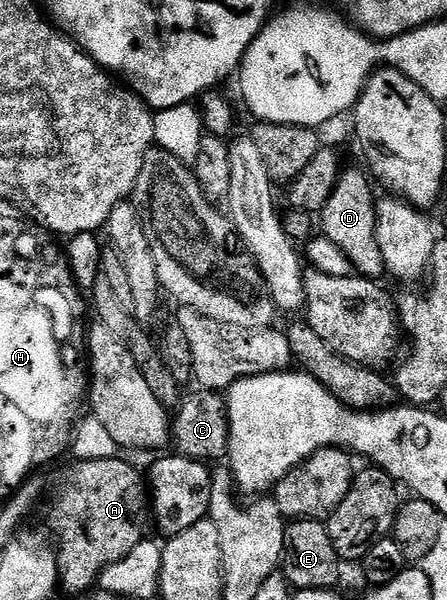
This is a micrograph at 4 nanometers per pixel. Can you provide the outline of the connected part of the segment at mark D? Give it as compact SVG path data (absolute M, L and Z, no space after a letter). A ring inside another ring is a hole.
M344 168L340 172L332 194L329 195L328 202L321 212L323 218L321 233L333 243L337 243L337 247L341 247L342 253L347 256L352 270L358 276L379 279L384 276L385 270L375 230L377 196L375 197L371 191L372 178L362 168L360 169Z

